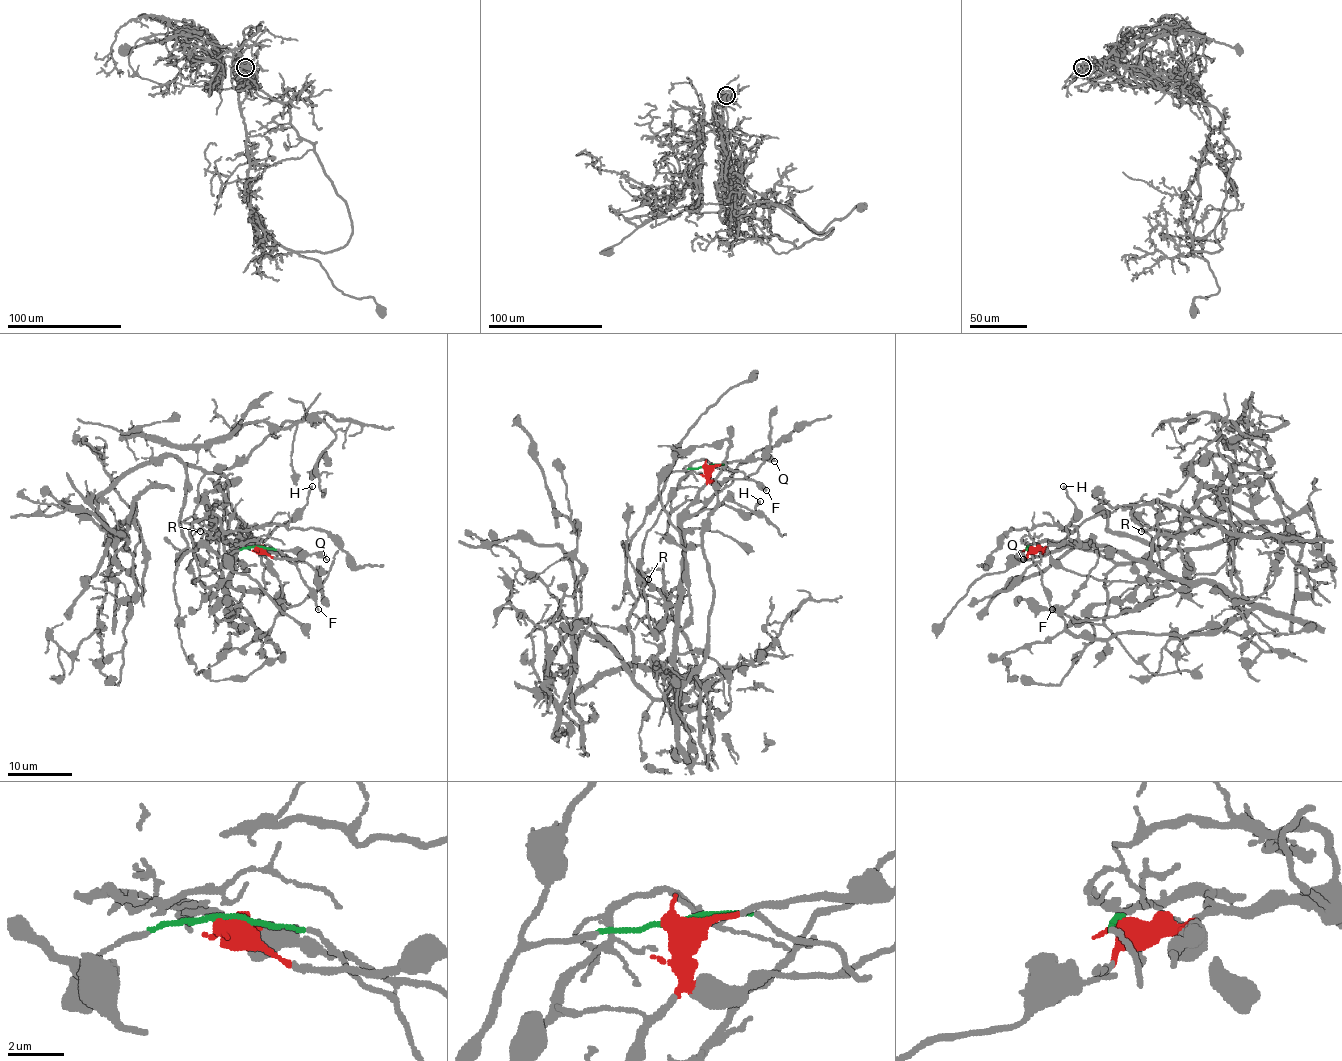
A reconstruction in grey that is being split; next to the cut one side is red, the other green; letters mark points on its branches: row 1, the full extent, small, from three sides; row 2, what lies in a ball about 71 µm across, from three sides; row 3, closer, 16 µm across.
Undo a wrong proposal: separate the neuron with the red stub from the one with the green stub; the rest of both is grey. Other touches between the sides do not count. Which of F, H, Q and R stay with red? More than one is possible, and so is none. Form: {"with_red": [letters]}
{"with_red": ["H", "Q", "R"]}

